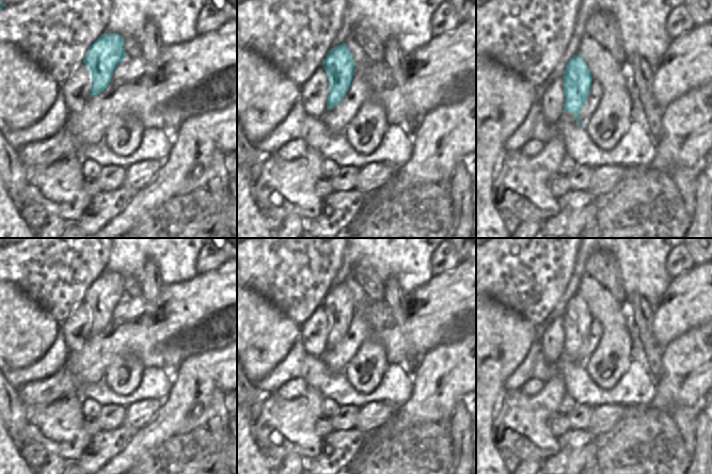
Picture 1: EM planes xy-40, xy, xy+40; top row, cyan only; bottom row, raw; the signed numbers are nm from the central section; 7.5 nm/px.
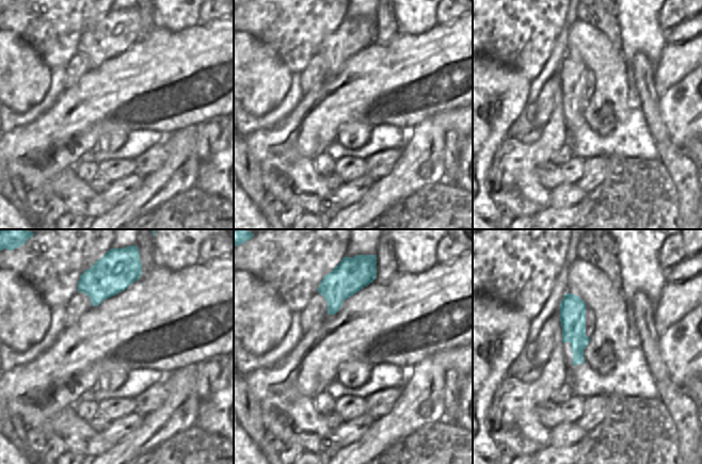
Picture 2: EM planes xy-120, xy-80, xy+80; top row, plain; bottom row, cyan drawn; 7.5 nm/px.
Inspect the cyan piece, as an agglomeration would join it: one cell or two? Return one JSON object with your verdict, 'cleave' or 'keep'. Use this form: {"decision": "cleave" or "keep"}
{"decision": "cleave"}

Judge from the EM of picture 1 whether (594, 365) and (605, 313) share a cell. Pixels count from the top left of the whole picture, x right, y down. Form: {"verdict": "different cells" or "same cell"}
{"verdict": "same cell"}

